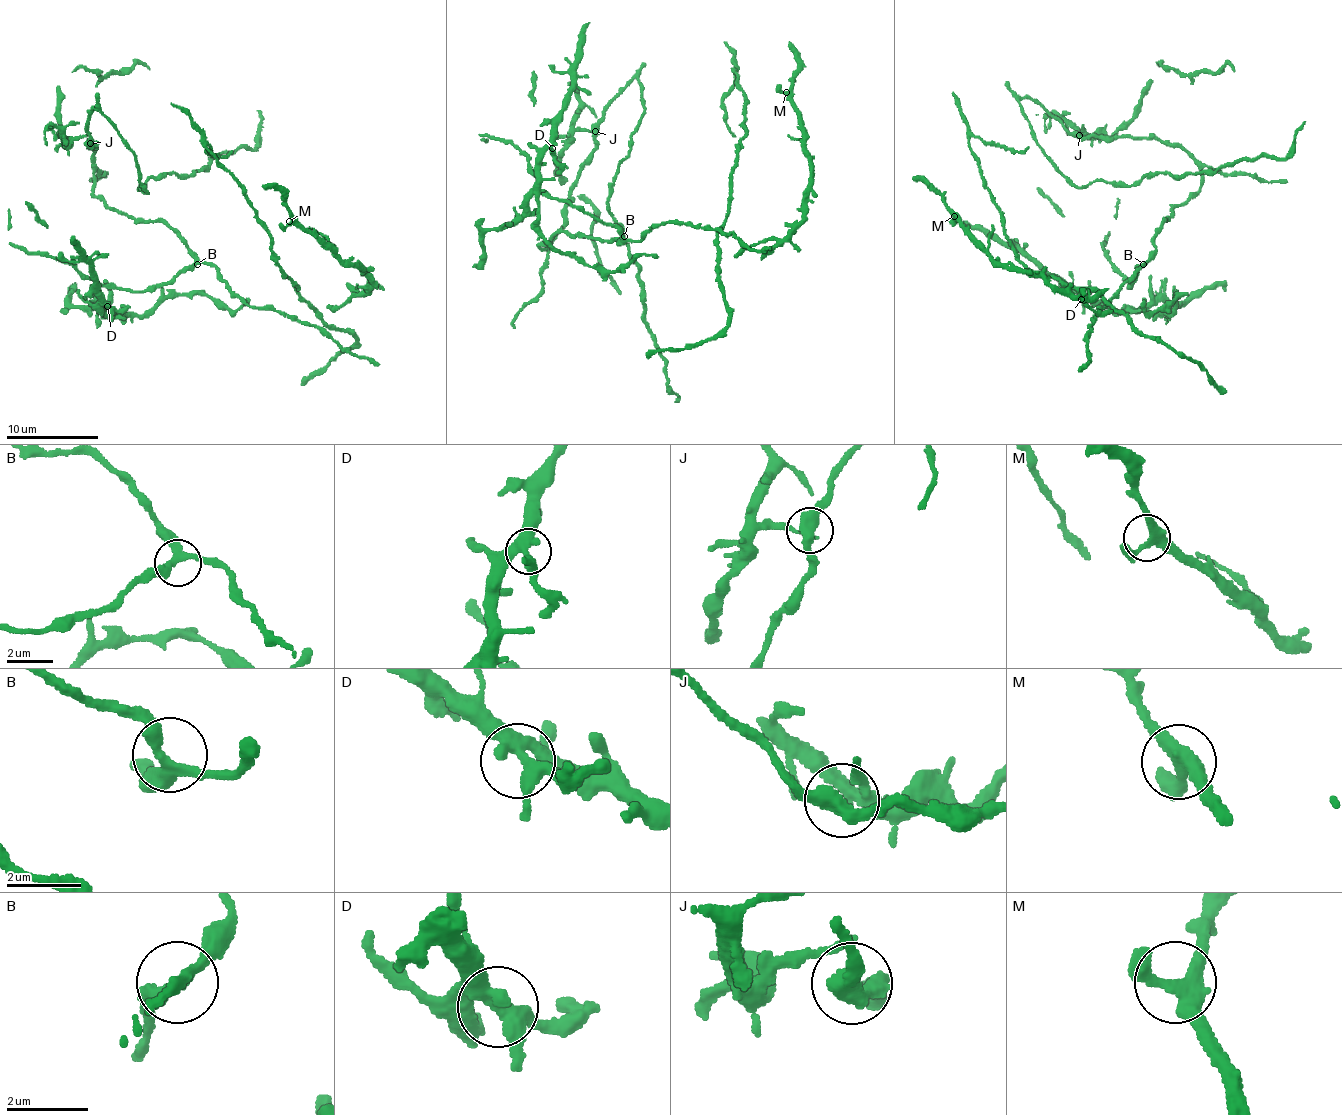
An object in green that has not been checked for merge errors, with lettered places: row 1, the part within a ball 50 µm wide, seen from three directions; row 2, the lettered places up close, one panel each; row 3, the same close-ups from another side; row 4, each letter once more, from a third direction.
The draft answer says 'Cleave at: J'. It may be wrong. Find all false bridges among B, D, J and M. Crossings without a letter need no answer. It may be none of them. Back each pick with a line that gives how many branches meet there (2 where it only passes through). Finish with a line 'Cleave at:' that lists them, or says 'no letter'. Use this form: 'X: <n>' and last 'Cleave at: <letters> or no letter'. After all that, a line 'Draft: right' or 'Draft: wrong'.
Cleave at: no letter
Draft: wrong

